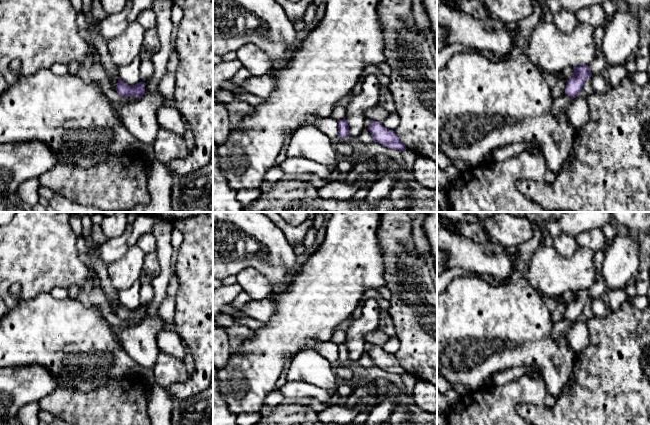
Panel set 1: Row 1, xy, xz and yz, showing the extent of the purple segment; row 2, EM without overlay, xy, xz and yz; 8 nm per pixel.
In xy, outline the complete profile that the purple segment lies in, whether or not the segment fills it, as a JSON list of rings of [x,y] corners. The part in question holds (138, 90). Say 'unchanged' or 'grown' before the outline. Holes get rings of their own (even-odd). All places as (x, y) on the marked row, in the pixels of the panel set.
unchanged | [[[119,76],[116,91],[124,98],[135,96],[140,99],[145,94],[145,85],[143,82],[139,82],[133,86],[130,86],[123,82]]]

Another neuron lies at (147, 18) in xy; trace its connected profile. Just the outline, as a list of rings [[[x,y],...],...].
[[[152,9],[142,11],[136,19],[146,30],[156,29],[156,14]]]

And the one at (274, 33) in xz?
[[[213,0],[213,55],[224,55],[252,43],[270,57],[273,68],[280,68],[297,48],[296,35],[293,23],[275,0]]]

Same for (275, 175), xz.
[[[276,165],[265,174],[263,181],[268,182],[269,184],[282,182],[284,181],[284,173],[282,169]]]

